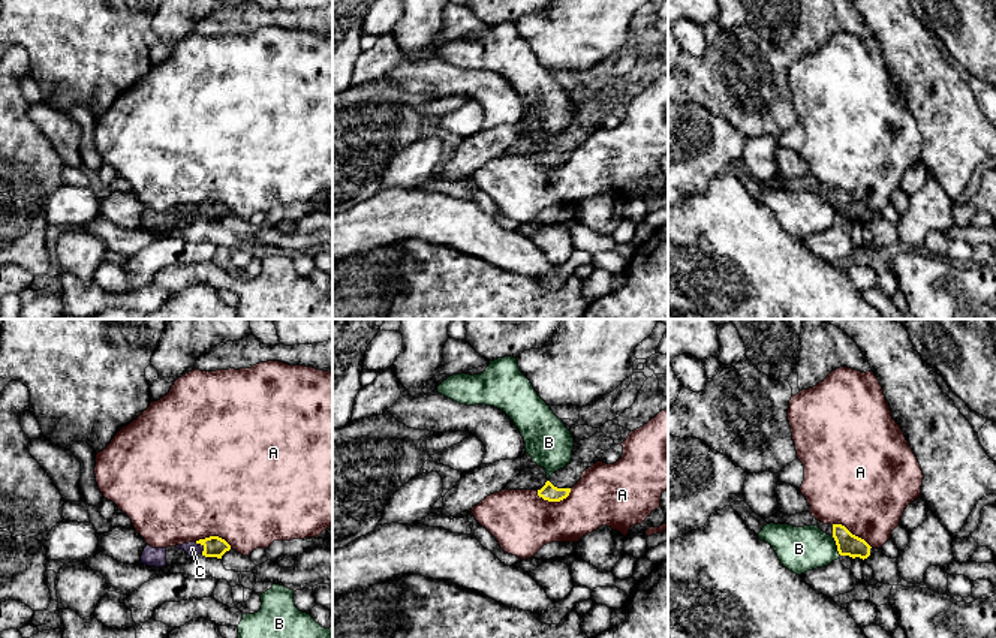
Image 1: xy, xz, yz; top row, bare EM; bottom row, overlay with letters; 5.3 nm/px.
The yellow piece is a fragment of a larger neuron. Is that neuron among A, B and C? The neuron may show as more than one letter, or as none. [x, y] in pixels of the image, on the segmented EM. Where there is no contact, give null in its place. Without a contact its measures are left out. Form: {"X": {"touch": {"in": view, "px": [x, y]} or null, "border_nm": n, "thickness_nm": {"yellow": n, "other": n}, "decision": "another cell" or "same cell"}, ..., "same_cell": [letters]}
{"A": {"touch": {"in": "xz", "px": [554, 500]}, "border_nm": 190, "thickness_nm": {"yellow": 90, "other": 340}, "decision": "another cell"}, "B": {"touch": {"in": "yz", "px": [837, 545]}, "border_nm": 110, "thickness_nm": {"yellow": 120, "other": 240}, "decision": "another cell"}, "C": {"touch": {"in": "xy", "px": [204, 547]}, "border_nm": 80, "thickness_nm": {"yellow": 110, "other": 80}, "decision": "same cell"}, "same_cell": ["C"]}

